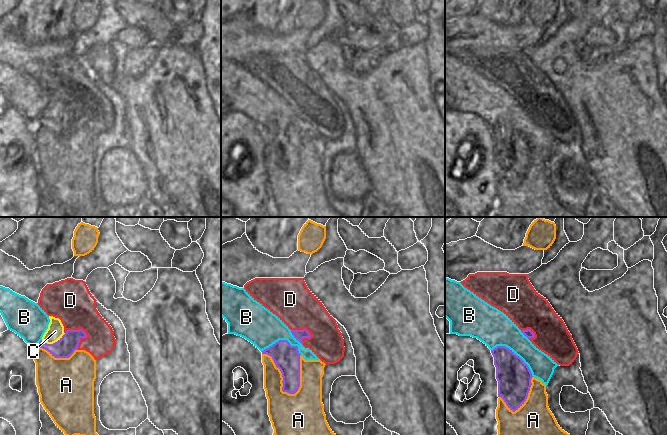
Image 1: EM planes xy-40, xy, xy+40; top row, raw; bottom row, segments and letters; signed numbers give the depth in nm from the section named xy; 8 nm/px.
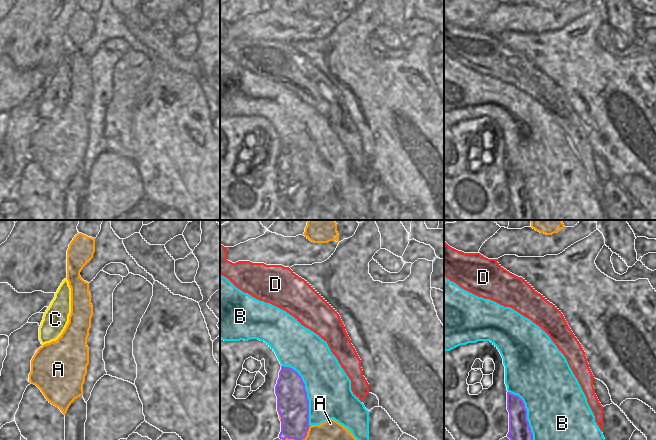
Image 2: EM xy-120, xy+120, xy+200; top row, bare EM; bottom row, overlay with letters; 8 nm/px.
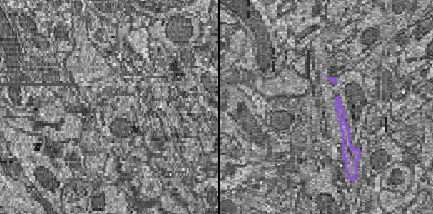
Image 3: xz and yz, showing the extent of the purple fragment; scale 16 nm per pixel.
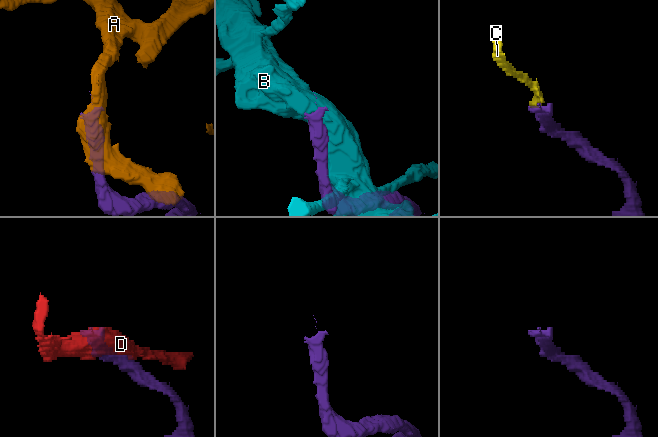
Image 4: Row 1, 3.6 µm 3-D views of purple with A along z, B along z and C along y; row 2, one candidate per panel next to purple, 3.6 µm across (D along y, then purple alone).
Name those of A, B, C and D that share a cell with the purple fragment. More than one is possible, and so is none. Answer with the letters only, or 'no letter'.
C

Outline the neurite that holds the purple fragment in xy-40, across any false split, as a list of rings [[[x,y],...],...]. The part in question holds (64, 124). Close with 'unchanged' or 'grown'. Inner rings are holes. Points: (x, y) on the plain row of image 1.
[[[49,92],[49,95],[48,105],[38,123],[47,126],[55,134],[69,134],[75,126],[78,126],[80,115],[87,113],[86,109],[82,105],[65,108],[59,94]]]; grown

